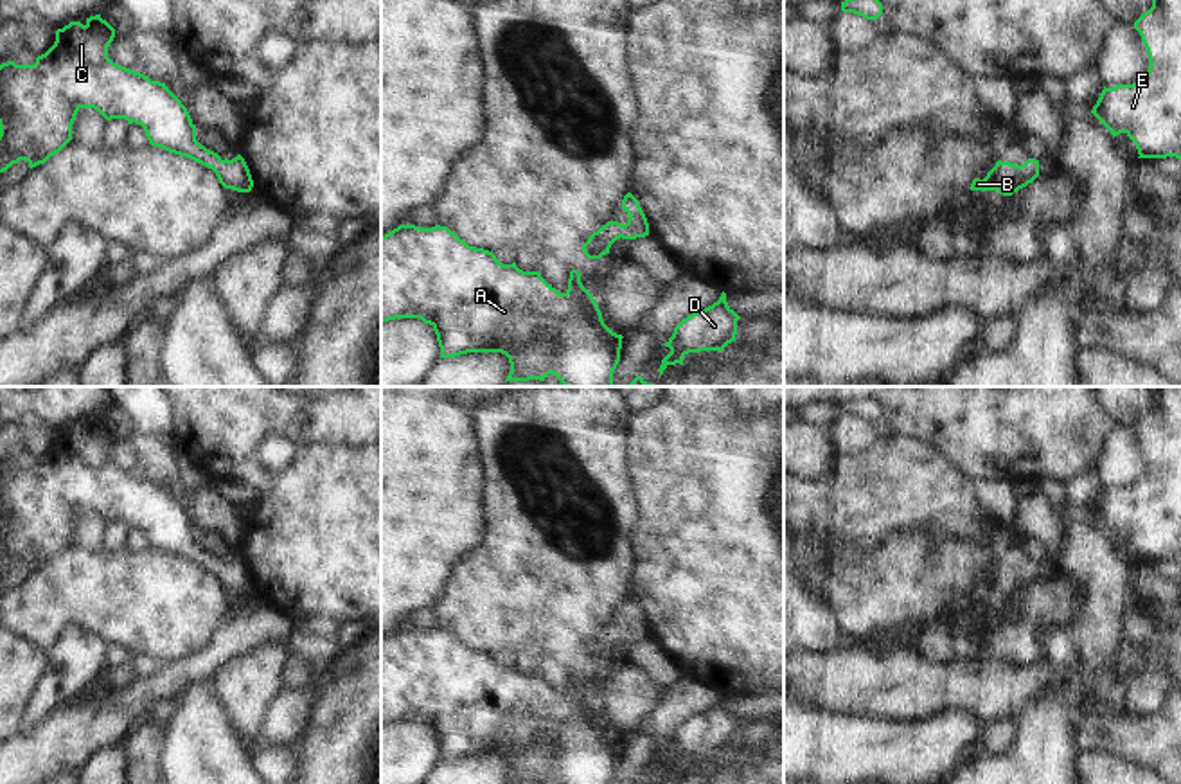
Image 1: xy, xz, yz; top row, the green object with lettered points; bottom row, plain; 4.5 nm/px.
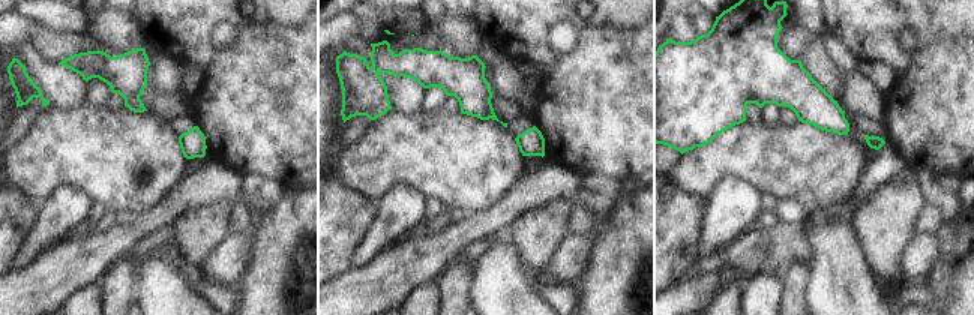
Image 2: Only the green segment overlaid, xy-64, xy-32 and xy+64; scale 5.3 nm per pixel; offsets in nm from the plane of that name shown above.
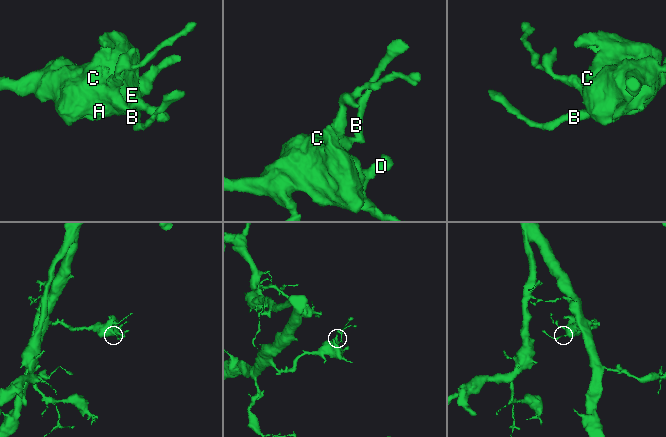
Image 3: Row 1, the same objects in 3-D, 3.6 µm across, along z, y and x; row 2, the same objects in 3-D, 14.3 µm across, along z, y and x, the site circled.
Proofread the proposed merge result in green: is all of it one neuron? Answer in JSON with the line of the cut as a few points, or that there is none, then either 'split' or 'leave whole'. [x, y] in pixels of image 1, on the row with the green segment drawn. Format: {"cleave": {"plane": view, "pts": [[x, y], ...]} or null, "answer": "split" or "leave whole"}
{"cleave": null, "answer": "leave whole"}

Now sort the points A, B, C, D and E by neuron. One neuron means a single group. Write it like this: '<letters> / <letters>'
A B C D E

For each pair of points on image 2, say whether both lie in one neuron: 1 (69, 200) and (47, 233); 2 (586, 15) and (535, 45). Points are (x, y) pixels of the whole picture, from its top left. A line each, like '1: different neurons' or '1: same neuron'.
1: same neuron
2: same neuron

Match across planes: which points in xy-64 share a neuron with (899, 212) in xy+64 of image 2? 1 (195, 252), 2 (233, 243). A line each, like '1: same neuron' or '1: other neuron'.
1: same neuron
2: other neuron

